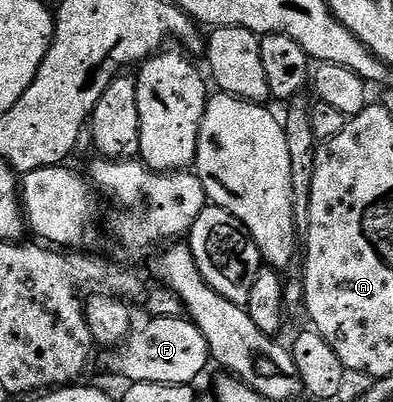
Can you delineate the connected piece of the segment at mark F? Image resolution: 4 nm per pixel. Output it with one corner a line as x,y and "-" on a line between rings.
187,317
152,318
144,327
133,329
127,339
111,351
108,366
116,374
128,378
129,383
153,382
154,384
195,383
196,377
210,366
206,336

